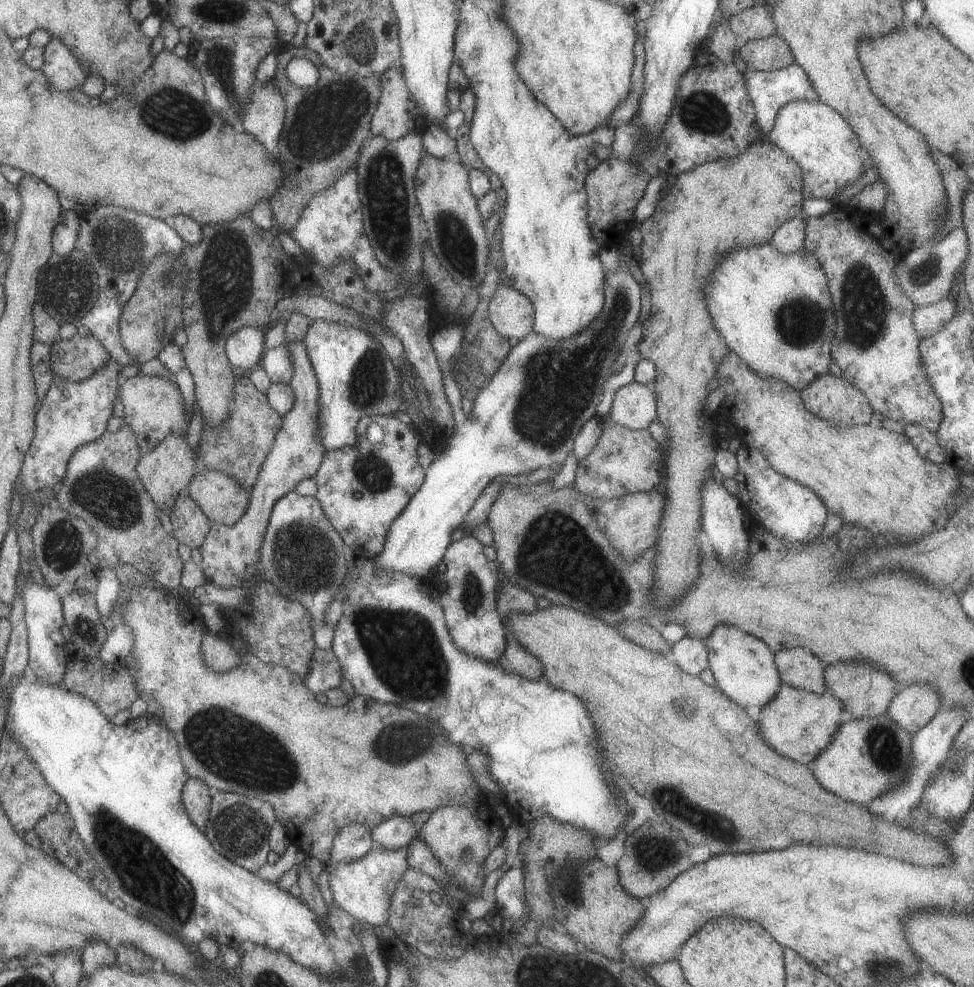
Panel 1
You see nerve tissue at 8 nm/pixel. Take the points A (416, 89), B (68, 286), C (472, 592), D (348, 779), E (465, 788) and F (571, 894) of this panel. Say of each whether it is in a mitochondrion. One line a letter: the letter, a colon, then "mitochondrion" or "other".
A: other
B: mitochondrion
C: mitochondrion
D: other
E: other
F: other

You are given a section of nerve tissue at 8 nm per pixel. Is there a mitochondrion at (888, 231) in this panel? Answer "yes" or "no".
no

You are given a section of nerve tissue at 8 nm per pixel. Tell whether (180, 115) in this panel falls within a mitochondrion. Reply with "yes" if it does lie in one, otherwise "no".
yes

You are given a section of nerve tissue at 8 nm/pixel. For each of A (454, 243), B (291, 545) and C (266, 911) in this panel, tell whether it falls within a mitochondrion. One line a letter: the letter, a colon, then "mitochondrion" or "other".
A: mitochondrion
B: mitochondrion
C: other

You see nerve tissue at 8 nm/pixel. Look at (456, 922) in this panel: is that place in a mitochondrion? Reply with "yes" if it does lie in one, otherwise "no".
no

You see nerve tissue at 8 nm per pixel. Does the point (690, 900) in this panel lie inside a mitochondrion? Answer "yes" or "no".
no

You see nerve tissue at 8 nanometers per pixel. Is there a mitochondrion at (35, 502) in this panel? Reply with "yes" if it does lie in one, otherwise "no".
no

